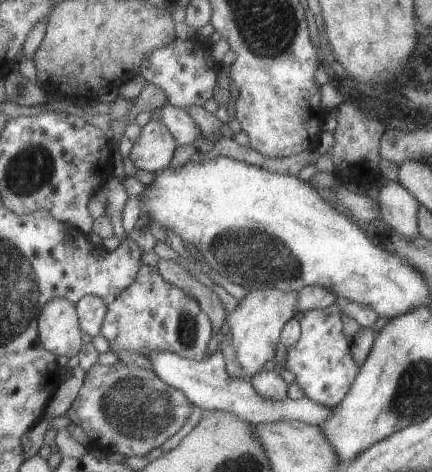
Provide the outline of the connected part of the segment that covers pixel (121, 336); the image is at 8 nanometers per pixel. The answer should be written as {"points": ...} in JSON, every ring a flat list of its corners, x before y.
{"points":[[141,265,137,278,128,289,120,296,110,299,109,313,105,314,104,324,101,326,101,334,109,342,109,350,113,353,122,350,144,354,147,358,156,351,168,351,178,354,185,359,196,361,209,357,206,348,213,336,213,326,206,312,202,310,199,302,175,284,170,284,158,270,158,267]]}

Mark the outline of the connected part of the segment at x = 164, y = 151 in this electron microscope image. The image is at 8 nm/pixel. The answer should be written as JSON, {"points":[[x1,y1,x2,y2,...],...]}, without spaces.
{"points":[[156,122,144,125,139,133,131,148,130,158,134,166,156,173,170,165,178,145,172,133]]}

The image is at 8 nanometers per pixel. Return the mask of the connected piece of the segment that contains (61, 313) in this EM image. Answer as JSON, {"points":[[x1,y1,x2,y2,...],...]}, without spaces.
{"points":[[55,298,45,306,40,321,42,340,52,352,69,358,82,352,85,330,77,303]]}

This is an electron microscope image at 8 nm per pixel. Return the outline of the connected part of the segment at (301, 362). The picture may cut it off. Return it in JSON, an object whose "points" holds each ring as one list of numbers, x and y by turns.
{"points":[[337,302,332,306,308,306,306,312,298,312,295,317,300,321,301,335,293,347,287,348,286,363,282,367,294,374,306,397,332,408,348,394,359,371,350,352,353,342,343,333,342,316]]}

